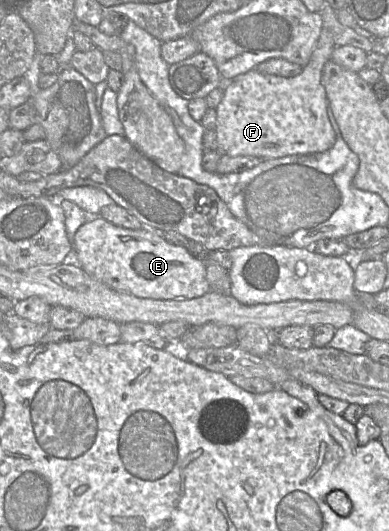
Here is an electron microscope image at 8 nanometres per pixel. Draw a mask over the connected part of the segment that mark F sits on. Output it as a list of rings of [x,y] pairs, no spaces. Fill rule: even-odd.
[[[322,27],[320,36],[315,44],[310,60],[299,75],[292,78],[285,78],[271,74],[263,74],[257,71],[256,69],[252,69],[244,74],[238,75],[232,81],[224,81],[223,98],[220,104],[215,109],[217,114],[216,133],[219,144],[219,150],[222,152],[222,154],[227,154],[229,156],[254,156],[262,160],[266,160],[266,159],[281,158],[290,155],[304,155],[310,153],[324,152],[331,149],[336,142],[336,134],[327,114],[327,96],[325,87],[322,84],[323,68],[326,62],[331,59],[337,65],[358,73],[361,69],[366,67],[366,58],[367,58],[367,53],[360,48],[350,45],[335,47],[335,42],[331,32],[328,31],[326,28]]]

